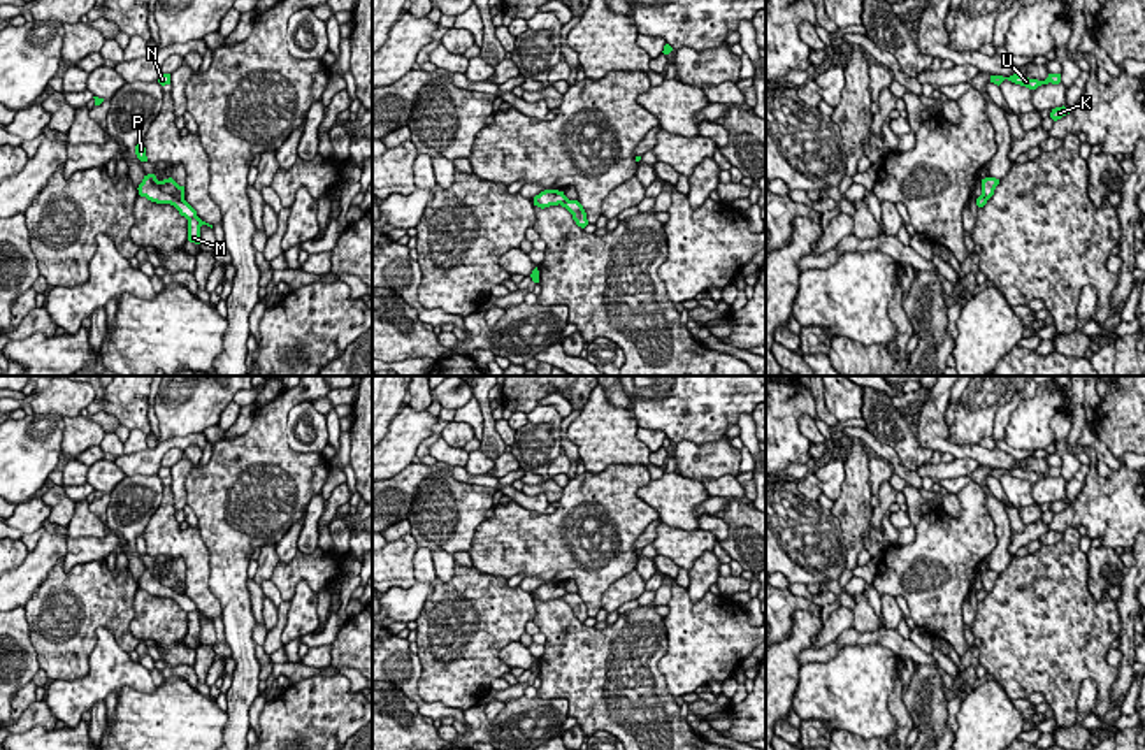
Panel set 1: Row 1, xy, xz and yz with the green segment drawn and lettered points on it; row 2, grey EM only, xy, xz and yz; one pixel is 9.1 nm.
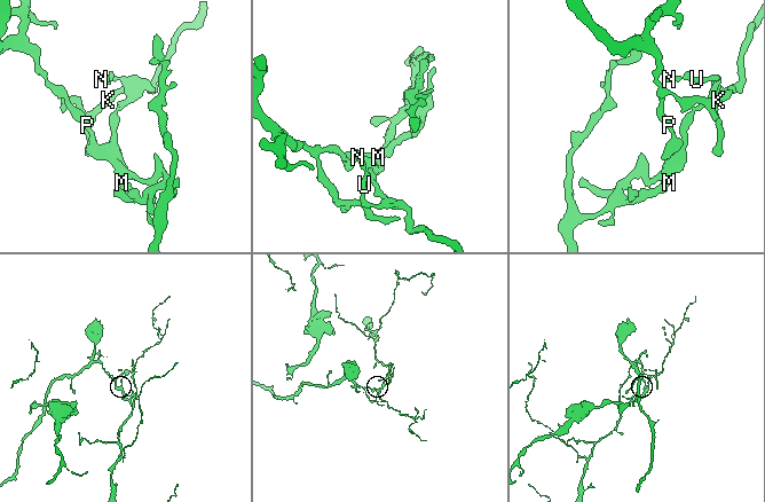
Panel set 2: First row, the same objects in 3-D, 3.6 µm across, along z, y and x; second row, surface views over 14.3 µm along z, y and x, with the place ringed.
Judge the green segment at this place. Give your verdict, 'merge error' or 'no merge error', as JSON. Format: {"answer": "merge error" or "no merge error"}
{"answer": "no merge error"}

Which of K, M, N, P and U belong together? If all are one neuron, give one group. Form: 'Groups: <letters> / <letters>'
Groups: K M N P U

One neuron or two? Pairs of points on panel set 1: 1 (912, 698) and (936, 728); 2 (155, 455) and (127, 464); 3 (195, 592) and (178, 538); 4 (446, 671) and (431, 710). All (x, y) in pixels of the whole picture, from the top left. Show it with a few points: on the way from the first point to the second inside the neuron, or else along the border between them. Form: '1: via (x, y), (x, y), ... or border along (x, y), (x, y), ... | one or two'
1: via (919, 705), (931, 721) | one
2: via (148, 462), (134, 464) | one
3: via (195, 578), (195, 555), (192, 552) | one
4: border along (420, 663), (418, 694), (462, 712) | two

